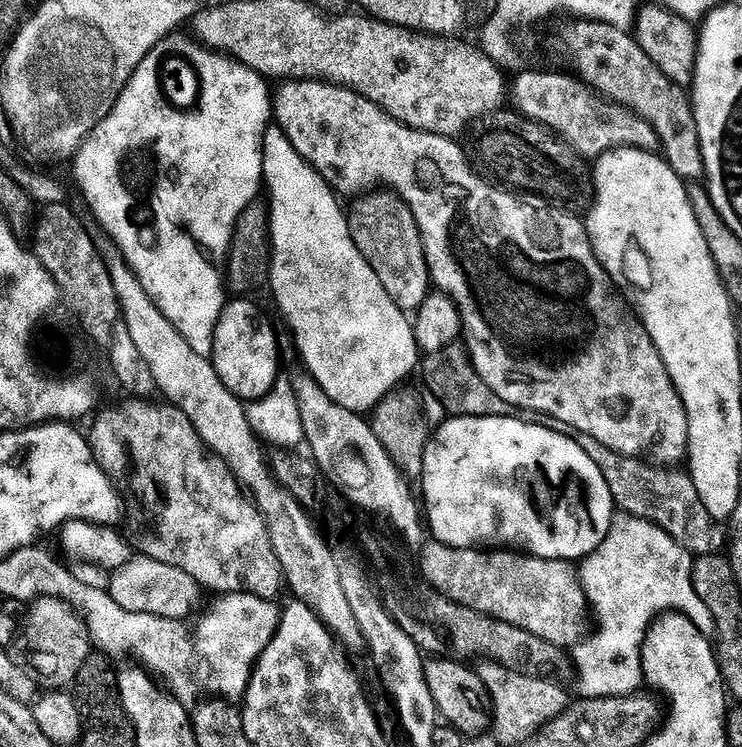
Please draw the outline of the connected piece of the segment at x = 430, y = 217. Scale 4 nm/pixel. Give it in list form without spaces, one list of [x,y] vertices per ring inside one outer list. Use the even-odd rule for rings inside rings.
[[[290,80],[281,83],[277,88],[280,89],[277,92],[275,89],[274,92],[275,123],[283,130],[284,136],[290,138],[294,150],[298,150],[298,154],[312,168],[313,173],[317,177],[320,175],[329,184],[325,184],[329,189],[337,193],[340,191],[341,197],[364,196],[367,192],[374,191],[379,184],[385,184],[404,199],[401,201],[414,214],[416,225],[420,227],[431,283],[448,296],[458,310],[463,347],[472,360],[474,370],[478,370],[482,382],[486,382],[486,386],[490,386],[490,390],[494,390],[494,394],[498,394],[502,402],[510,402],[510,406],[514,406],[524,414],[537,412],[537,417],[549,416],[558,422],[566,422],[566,426],[570,426],[573,432],[590,434],[590,438],[598,438],[602,446],[606,446],[611,452],[617,452],[619,456],[629,458],[653,456],[654,459],[661,460],[664,463],[661,465],[664,466],[668,466],[671,460],[685,459],[688,447],[688,415],[682,398],[673,386],[670,374],[650,334],[644,329],[644,323],[633,312],[632,305],[621,296],[620,289],[608,277],[608,271],[600,265],[600,259],[592,249],[592,239],[588,237],[585,221],[579,215],[565,212],[555,206],[541,206],[536,202],[524,205],[519,195],[485,180],[483,176],[477,176],[464,154],[463,147],[455,139],[419,132],[399,124],[389,112],[384,112],[374,102],[370,102],[350,88],[342,88],[339,84],[325,84],[323,80]],[[640,359],[648,363],[648,368],[640,368]]]

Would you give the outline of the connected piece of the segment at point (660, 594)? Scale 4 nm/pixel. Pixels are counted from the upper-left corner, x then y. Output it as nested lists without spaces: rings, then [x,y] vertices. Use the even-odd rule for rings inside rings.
[[[620,512],[613,515],[610,534],[602,542],[602,546],[594,554],[585,556],[579,565],[580,581],[588,599],[591,611],[594,613],[594,624],[600,629],[596,633],[585,635],[579,644],[570,652],[570,660],[576,664],[576,680],[580,683],[581,697],[593,700],[594,698],[610,698],[611,696],[630,696],[637,691],[636,683],[642,680],[642,665],[640,654],[644,647],[644,638],[649,628],[657,619],[665,614],[679,614],[685,616],[703,636],[709,637],[716,629],[714,618],[698,598],[692,581],[692,566],[694,557],[666,530],[662,530],[654,522],[631,516],[629,512]]]

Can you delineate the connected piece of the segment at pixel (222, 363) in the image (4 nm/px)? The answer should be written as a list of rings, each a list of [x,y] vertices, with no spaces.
[[[236,298],[225,303],[222,314],[218,318],[218,326],[214,330],[214,346],[212,347],[212,368],[218,374],[220,384],[232,392],[233,397],[241,402],[261,400],[281,379],[280,372],[280,344],[276,341],[276,332],[268,321],[268,316],[256,304],[251,304],[251,299]]]

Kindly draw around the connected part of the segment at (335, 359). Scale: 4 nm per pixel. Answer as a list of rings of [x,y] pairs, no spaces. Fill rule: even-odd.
[[[328,190],[324,192],[272,192],[266,199],[268,210],[268,226],[270,229],[270,289],[272,296],[276,299],[276,304],[280,307],[280,312],[284,315],[284,320],[288,323],[288,328],[292,331],[292,336],[296,339],[296,348],[300,351],[300,356],[304,359],[307,375],[316,380],[318,386],[323,390],[330,399],[342,410],[359,412],[361,414],[371,413],[386,399],[391,392],[405,383],[404,380],[416,368],[416,363],[422,359],[422,353],[416,344],[416,329],[409,313],[400,309],[386,294],[382,282],[378,282],[378,274],[372,272],[372,267],[362,258],[358,246],[352,237],[352,224],[350,220],[344,217],[344,212],[340,209],[341,201],[332,200],[333,193]]]

